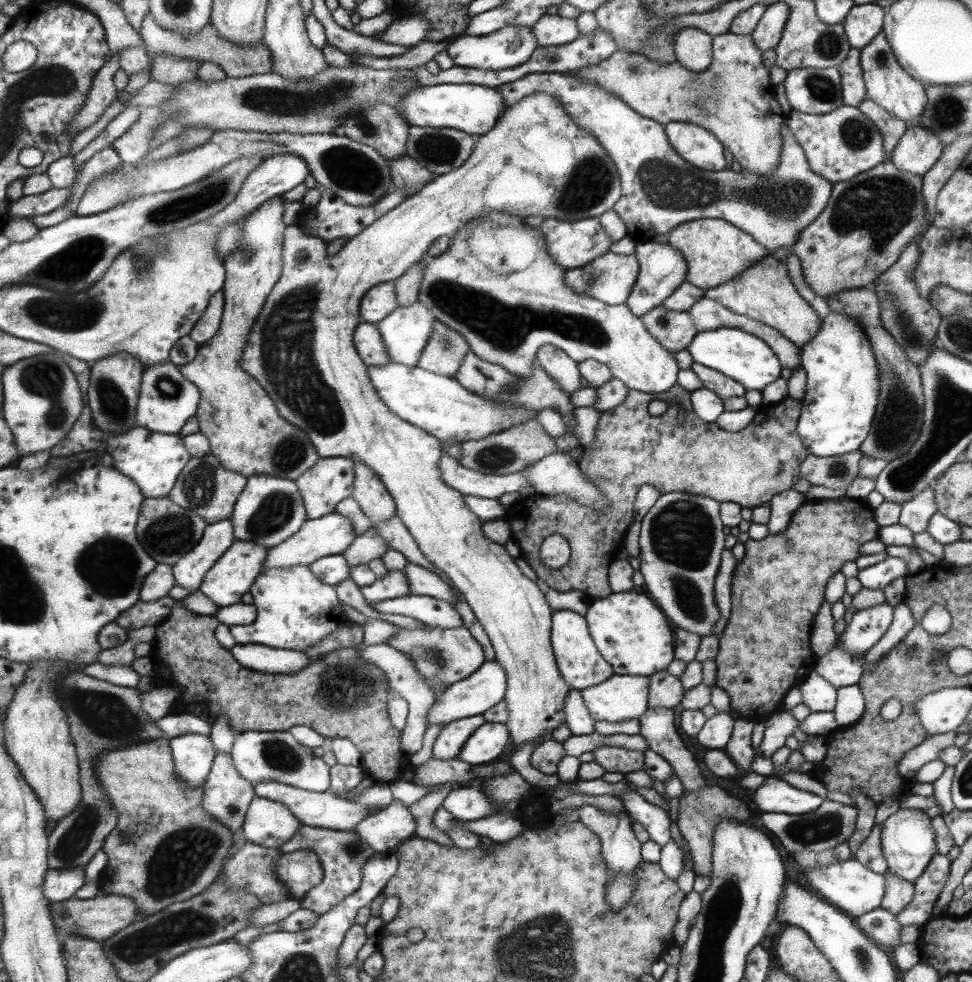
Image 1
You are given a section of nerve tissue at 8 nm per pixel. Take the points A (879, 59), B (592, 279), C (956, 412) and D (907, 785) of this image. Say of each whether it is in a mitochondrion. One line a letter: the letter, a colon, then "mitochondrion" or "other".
A: mitochondrion
B: mitochondrion
C: mitochondrion
D: other

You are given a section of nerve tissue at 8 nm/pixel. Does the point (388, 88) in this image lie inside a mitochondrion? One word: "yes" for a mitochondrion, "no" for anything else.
yes

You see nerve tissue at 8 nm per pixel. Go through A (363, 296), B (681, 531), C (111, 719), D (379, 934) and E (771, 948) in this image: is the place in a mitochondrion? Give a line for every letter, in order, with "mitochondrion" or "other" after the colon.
A: other
B: mitochondrion
C: mitochondrion
D: other
E: other

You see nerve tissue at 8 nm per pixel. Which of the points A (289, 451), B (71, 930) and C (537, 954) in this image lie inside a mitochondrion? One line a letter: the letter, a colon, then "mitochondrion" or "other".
A: mitochondrion
B: other
C: mitochondrion

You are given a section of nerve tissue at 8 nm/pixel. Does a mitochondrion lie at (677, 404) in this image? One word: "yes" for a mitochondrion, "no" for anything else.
no

